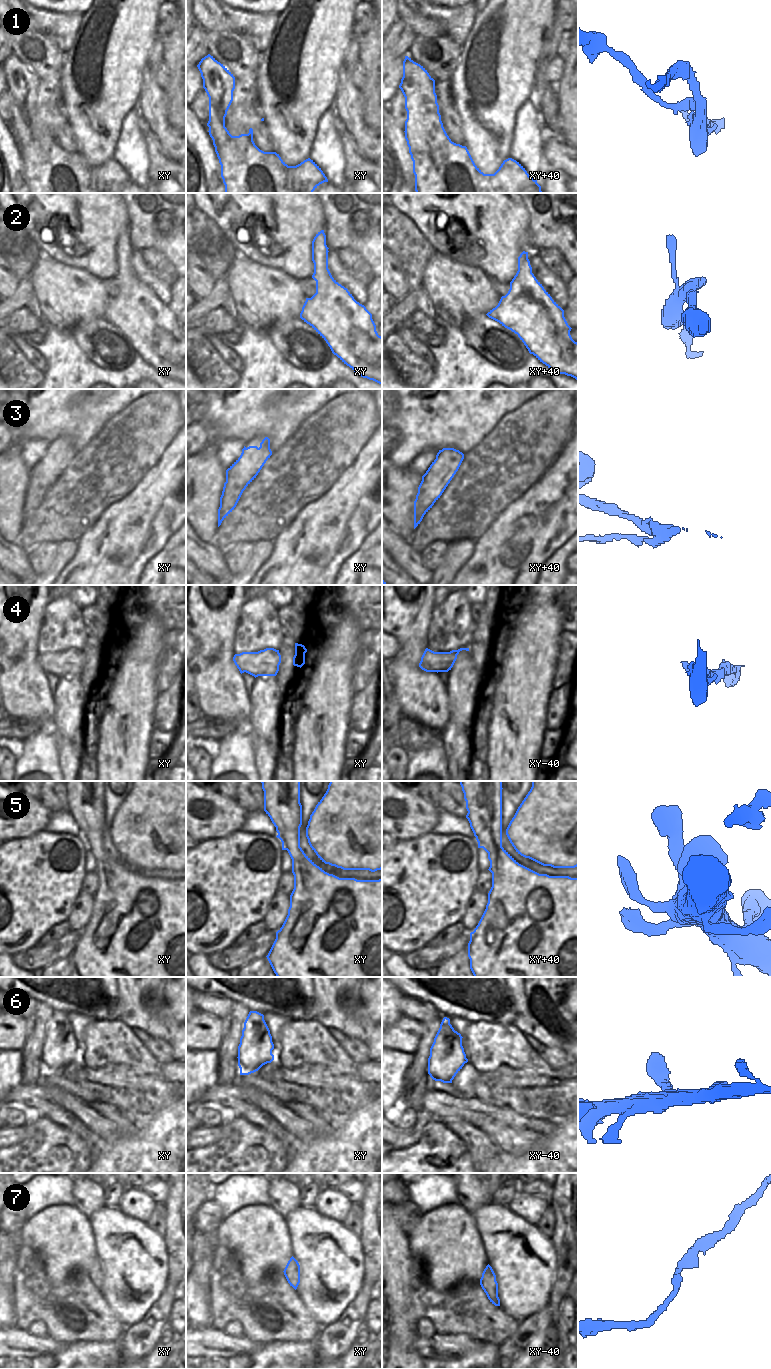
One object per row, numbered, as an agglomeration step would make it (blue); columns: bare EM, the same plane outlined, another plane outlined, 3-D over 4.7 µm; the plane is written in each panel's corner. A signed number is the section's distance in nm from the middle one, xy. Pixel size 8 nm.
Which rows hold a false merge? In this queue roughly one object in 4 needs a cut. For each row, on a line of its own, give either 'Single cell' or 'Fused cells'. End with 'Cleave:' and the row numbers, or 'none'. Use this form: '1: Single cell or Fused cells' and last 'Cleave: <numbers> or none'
1: Fused cells
2: Single cell
3: Fused cells
4: Single cell
5: Single cell
6: Single cell
7: Single cell
Cleave: 1, 3.

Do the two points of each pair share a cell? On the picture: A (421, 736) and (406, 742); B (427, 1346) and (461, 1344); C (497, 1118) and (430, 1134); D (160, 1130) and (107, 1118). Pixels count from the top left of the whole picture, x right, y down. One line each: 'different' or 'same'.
A: same
B: same
C: different
D: different

